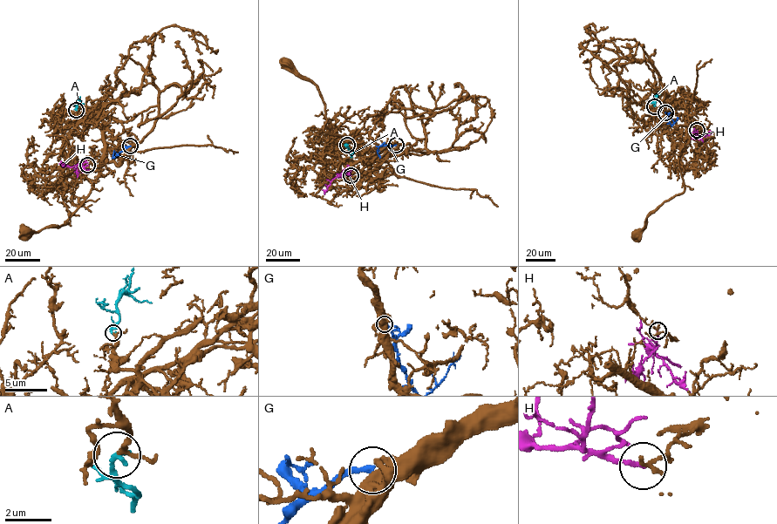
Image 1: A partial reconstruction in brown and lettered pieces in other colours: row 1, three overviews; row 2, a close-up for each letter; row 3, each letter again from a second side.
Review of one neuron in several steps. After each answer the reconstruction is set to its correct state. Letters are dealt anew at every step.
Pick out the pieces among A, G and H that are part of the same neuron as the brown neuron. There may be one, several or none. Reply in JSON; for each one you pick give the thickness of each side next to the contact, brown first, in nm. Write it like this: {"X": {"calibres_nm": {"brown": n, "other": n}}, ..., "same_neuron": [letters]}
{"A": {"calibres_nm": {"brown": 150, "other": 240}}, "same_neuron": ["A"]}

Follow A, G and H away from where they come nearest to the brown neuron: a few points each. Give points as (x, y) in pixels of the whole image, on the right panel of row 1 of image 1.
A: (654, 106), (658, 91)
G: (664, 112), (671, 125), (678, 118)
H: (697, 130), (696, 134), (701, 136), (711, 131)

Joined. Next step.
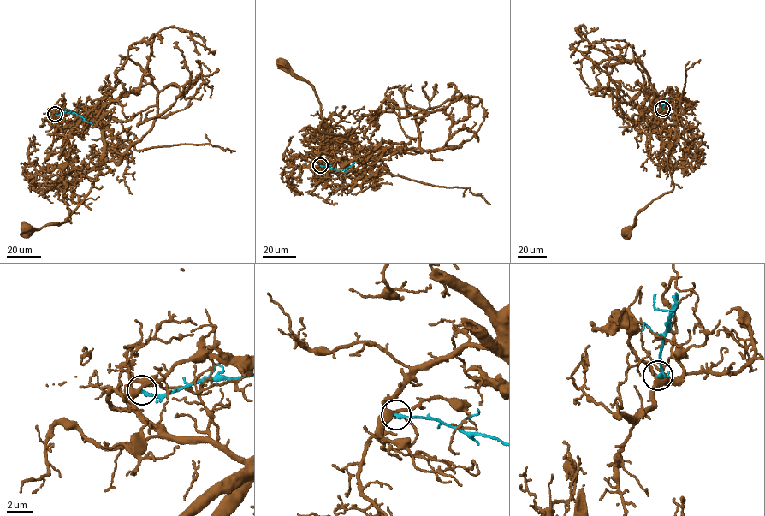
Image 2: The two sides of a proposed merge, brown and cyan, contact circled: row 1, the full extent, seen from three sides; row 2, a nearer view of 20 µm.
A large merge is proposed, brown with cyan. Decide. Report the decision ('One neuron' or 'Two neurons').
Two neurons

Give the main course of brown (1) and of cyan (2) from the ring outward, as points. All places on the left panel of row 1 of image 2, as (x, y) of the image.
1: (56, 114), (69, 122), (96, 122), (103, 138), (101, 163), (90, 192), (68, 220), (38, 229), (26, 227)
2: (56, 114), (74, 112), (92, 124)

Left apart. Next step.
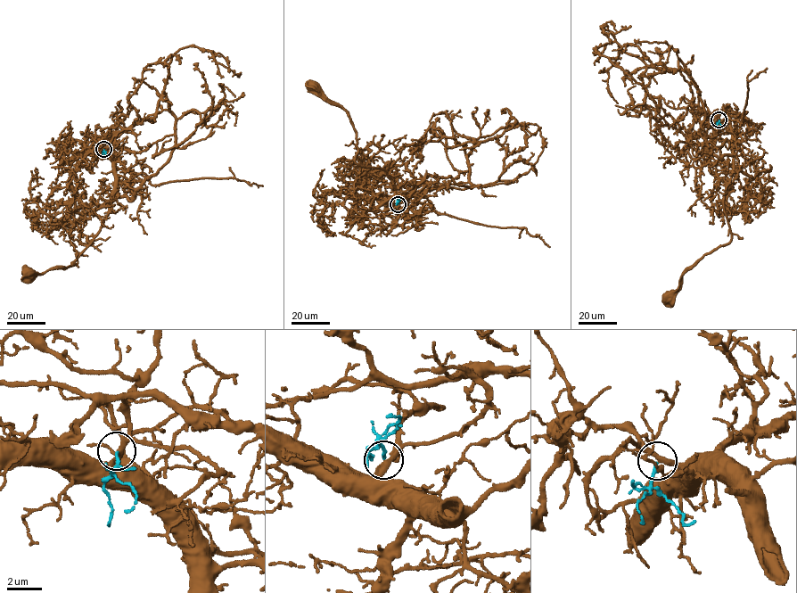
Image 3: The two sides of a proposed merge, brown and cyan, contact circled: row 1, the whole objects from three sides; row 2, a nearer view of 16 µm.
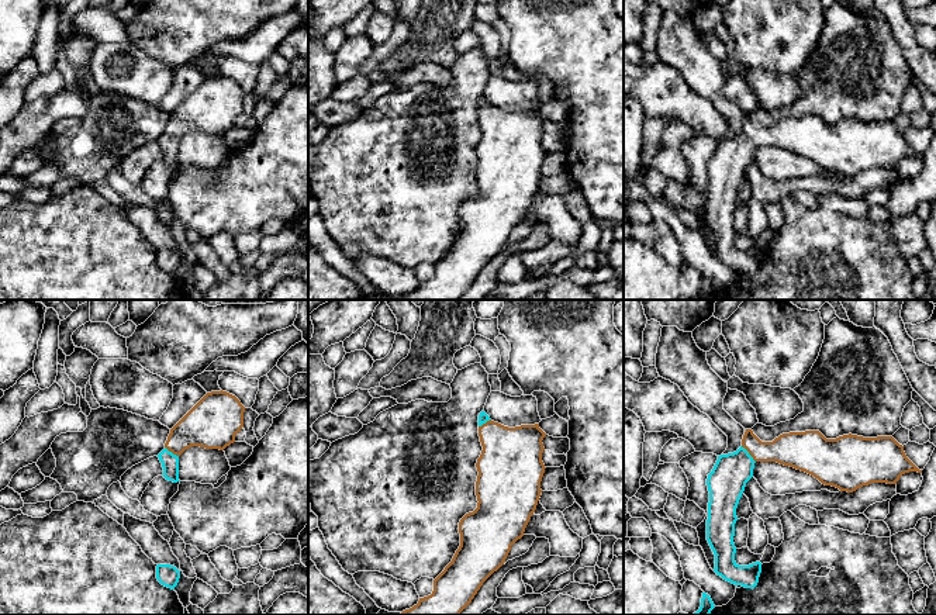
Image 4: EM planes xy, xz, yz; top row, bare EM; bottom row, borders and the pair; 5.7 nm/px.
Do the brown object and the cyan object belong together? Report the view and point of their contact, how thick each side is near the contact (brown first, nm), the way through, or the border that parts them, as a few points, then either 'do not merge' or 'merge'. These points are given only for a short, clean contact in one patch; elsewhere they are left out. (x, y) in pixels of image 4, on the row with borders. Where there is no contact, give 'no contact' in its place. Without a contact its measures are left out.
yz (749, 453) | 200/220 nm | across yz (793, 449), (749, 453), (729, 474), (726, 482) | merge

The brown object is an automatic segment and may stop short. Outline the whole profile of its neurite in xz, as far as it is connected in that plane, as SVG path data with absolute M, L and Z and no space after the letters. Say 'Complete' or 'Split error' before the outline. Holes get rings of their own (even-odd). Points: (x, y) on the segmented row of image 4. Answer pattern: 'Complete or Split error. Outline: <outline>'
Split error. Outline: M481 411L479 436L483 446L476 467L477 508L459 522L460 546L452 562L434 580L431 595L401 615L459 615L474 598L483 583L505 562L511 546L524 536L525 528L536 509L540 497L540 481L545 473L542 462L546 433L535 425L504 426Z

